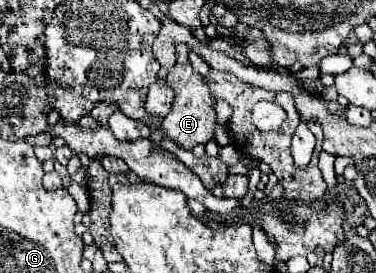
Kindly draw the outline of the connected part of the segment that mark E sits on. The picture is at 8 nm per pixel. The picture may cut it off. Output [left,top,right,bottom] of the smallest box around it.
[162,47,216,149]

